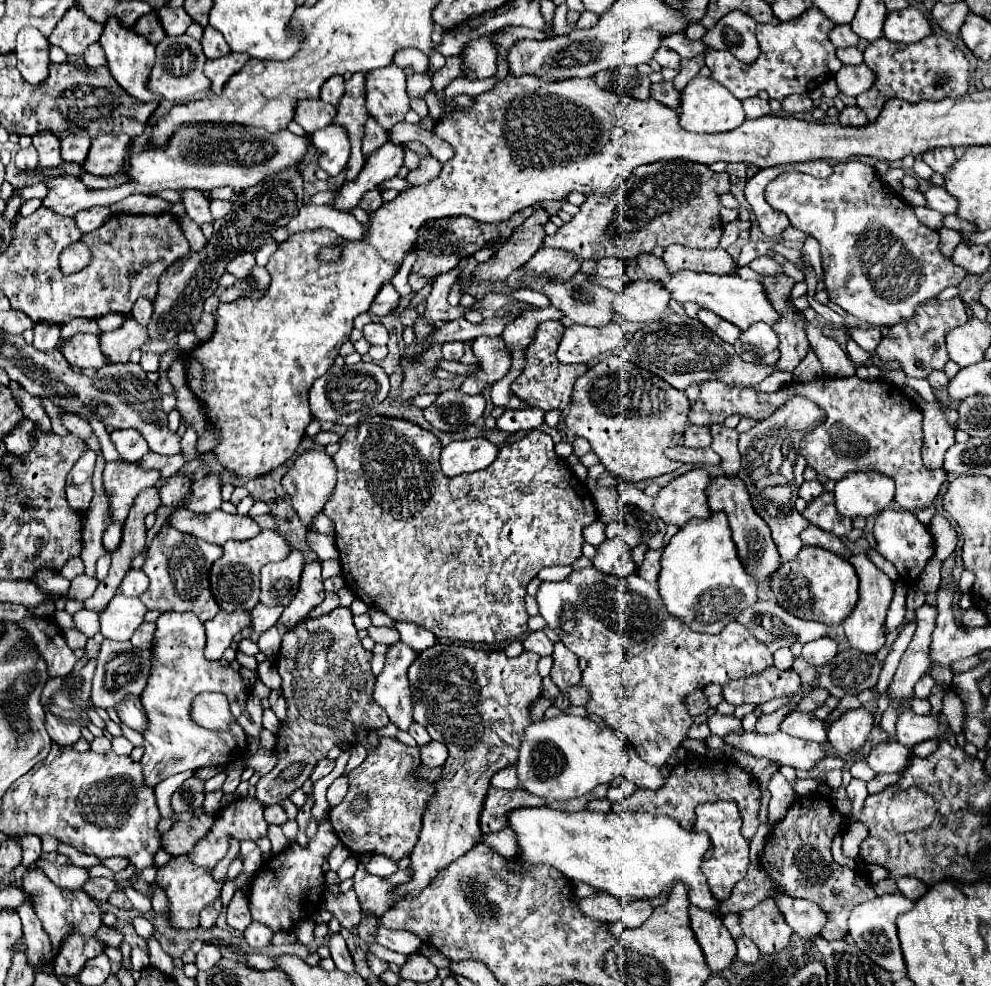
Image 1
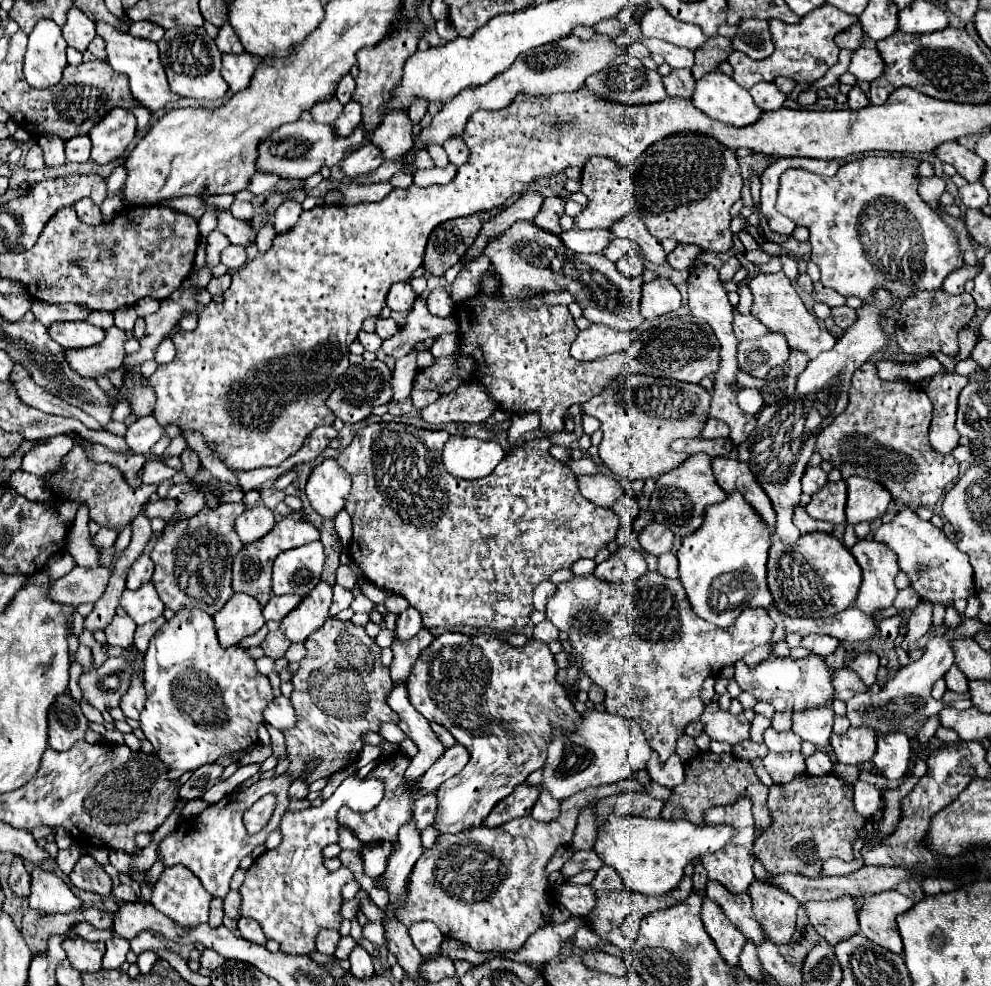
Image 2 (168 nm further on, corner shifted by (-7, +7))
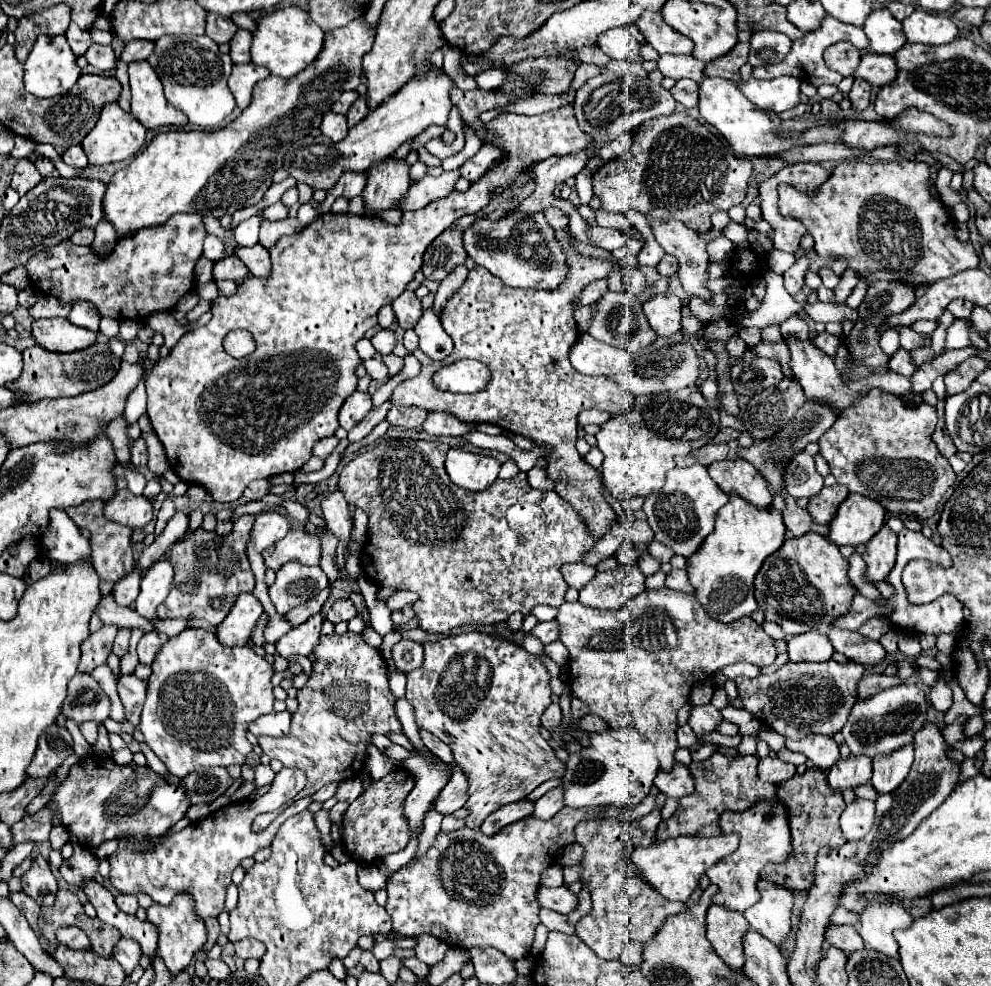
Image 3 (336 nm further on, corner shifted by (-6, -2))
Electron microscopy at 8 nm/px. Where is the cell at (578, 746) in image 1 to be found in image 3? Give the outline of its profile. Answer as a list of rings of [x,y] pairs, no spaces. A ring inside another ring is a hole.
[[[625,727],[625,729],[607,729],[603,733],[593,733],[591,745],[567,759],[567,771],[561,779],[563,803],[575,809],[597,807],[597,805],[633,807],[647,797],[657,771],[659,771],[659,761],[655,747],[637,729]]]

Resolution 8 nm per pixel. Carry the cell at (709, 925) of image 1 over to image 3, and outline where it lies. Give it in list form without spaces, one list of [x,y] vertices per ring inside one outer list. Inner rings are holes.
[[[711,905],[707,911],[707,939],[711,941],[715,953],[731,967],[743,969],[743,945],[741,935],[747,931],[749,925],[743,913],[735,913],[723,909],[719,905]]]

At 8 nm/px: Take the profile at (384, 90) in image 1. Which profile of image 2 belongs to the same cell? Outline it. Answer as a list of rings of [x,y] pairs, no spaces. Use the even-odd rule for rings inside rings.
[[[390,112],[370,136],[386,162],[400,162],[412,148],[412,122],[404,112]]]

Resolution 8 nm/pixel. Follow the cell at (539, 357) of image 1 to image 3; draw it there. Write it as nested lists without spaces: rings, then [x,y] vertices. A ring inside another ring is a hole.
[[[557,233],[557,239],[567,253],[571,273],[555,291],[507,287],[487,269],[471,269],[461,289],[447,301],[441,313],[443,329],[453,337],[455,343],[453,353],[443,361],[433,361],[421,349],[415,349],[413,355],[421,361],[421,371],[417,377],[403,381],[393,391],[391,401],[395,405],[413,405],[425,411],[453,413],[461,421],[493,423],[505,431],[529,437],[539,445],[547,443],[551,447],[547,449],[547,475],[559,481],[555,491],[585,517],[591,535],[603,537],[617,515],[601,495],[599,471],[587,465],[575,449],[577,415],[583,409],[601,409],[611,415],[625,413],[631,409],[635,397],[611,377],[581,375],[569,363],[569,349],[579,337],[573,319],[573,299],[591,281],[605,279],[613,265],[609,261],[579,257],[569,243],[567,233]],[[459,359],[475,359],[489,367],[491,381],[485,385],[485,389],[473,395],[461,395],[433,387],[433,373]]]

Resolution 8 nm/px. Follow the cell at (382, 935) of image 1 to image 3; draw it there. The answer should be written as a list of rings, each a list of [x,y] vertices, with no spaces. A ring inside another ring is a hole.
[[[419,935],[417,937],[417,945],[415,945],[415,957],[427,965],[435,965],[445,957],[445,951],[449,947],[439,941],[437,937],[431,935]]]

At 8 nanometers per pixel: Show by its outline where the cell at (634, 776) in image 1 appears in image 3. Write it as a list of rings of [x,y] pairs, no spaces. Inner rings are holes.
[[[675,763],[671,771],[659,771],[655,777],[655,787],[667,797],[675,797],[675,799],[685,797],[695,789],[689,769],[681,763]]]

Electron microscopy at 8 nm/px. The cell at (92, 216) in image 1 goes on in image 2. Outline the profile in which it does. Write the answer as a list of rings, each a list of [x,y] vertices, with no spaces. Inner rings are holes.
[[[80,200],[76,206],[74,206],[78,218],[84,222],[84,224],[90,224],[90,226],[98,226],[102,222],[102,214],[100,214],[100,208],[92,202],[92,200]]]

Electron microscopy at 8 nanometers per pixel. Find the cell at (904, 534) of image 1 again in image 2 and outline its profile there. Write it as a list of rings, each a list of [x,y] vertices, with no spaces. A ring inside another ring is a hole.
[[[912,508],[900,510],[890,524],[882,524],[874,538],[888,544],[898,554],[898,564],[902,572],[910,576],[910,584],[920,600],[952,606],[956,600],[966,600],[974,594],[974,576],[968,556],[960,552],[940,528],[932,526],[932,522],[920,520]],[[918,568],[922,568],[922,572]]]

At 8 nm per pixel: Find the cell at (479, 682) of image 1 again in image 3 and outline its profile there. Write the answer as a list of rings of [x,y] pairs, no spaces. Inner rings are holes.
[[[461,633],[445,639],[425,643],[425,663],[407,675],[405,697],[415,707],[415,721],[419,729],[427,729],[453,751],[455,765],[469,777],[469,791],[465,809],[469,811],[465,825],[479,829],[483,819],[501,805],[525,799],[537,785],[547,779],[563,777],[565,763],[557,759],[551,745],[539,735],[541,715],[551,705],[551,687],[543,661],[523,647],[487,633]]]

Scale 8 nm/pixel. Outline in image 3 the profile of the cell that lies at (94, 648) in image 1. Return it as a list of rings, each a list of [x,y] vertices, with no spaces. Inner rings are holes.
[[[119,629],[119,633],[117,633],[117,637],[115,637],[115,643],[113,643],[113,653],[117,655],[117,657],[121,657],[121,655],[125,655],[127,653],[127,647],[129,647],[129,629]]]

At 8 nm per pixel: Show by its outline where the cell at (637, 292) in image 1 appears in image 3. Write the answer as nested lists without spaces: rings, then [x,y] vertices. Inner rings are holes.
[[[673,293],[657,295],[645,301],[643,313],[659,337],[669,337],[681,329],[681,299]]]

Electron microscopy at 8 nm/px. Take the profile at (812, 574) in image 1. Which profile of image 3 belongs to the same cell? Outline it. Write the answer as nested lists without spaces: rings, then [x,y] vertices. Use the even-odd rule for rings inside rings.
[[[807,533],[803,537],[787,539],[779,551],[767,557],[767,561],[763,563],[763,569],[759,569],[755,577],[755,597],[759,601],[759,609],[765,611],[767,621],[781,625],[787,637],[793,637],[797,633],[807,633],[807,631],[819,631],[821,625],[831,627],[837,617],[847,613],[857,593],[847,571],[849,571],[849,561],[839,553],[839,547],[827,537]]]

